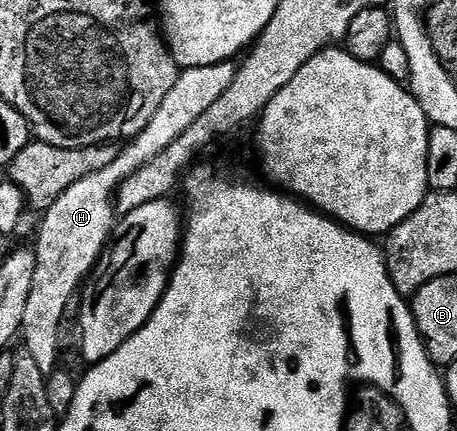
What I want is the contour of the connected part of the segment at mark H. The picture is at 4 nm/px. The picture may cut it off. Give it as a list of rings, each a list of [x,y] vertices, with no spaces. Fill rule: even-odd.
[[[230,61],[183,70],[176,78],[173,88],[169,88],[165,100],[161,100],[157,112],[153,112],[147,127],[120,149],[113,164],[109,164],[109,168],[101,168],[101,172],[85,176],[85,180],[77,180],[73,188],[65,188],[65,192],[61,192],[61,196],[57,196],[55,203],[42,215],[43,223],[39,226],[39,235],[35,238],[35,246],[33,245],[33,282],[25,300],[21,327],[21,339],[27,345],[32,360],[41,369],[47,370],[46,372],[56,369],[59,325],[67,314],[71,297],[73,302],[111,237],[117,221],[113,195],[118,186],[199,120],[210,105],[221,98],[221,92],[229,88],[229,84],[235,79],[236,69],[236,63]]]

